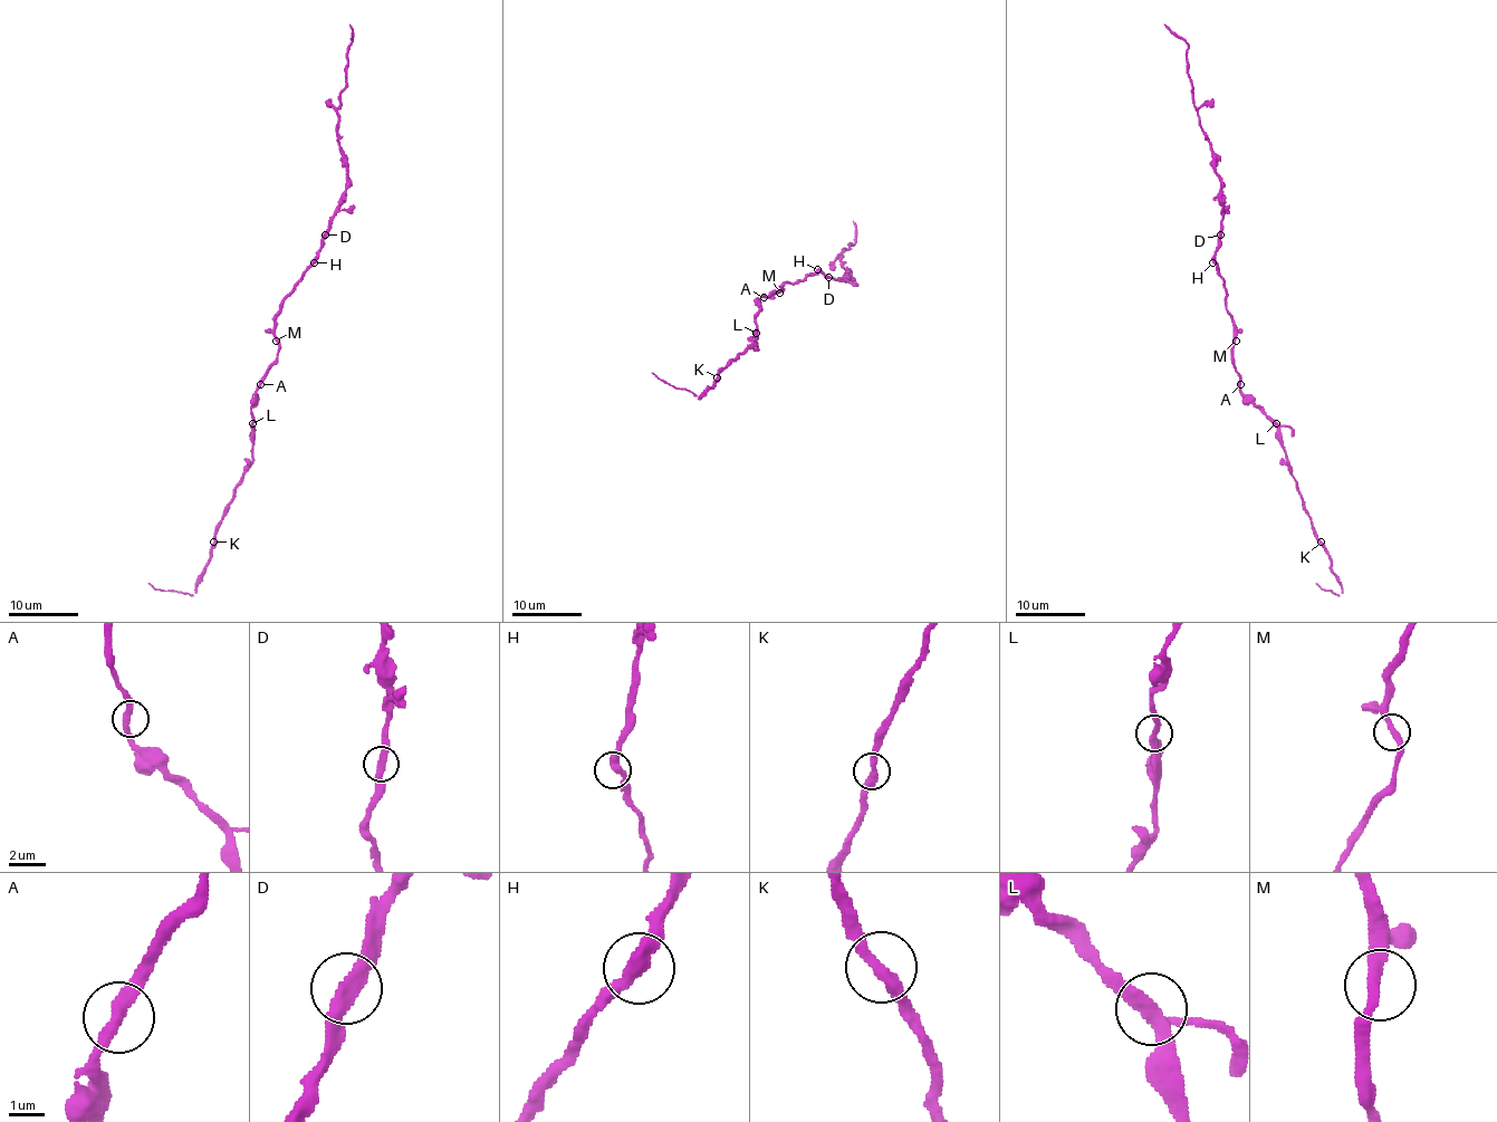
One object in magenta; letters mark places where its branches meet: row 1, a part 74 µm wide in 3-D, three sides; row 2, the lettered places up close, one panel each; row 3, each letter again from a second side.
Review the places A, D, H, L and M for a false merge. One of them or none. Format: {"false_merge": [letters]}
{"false_merge": []}

